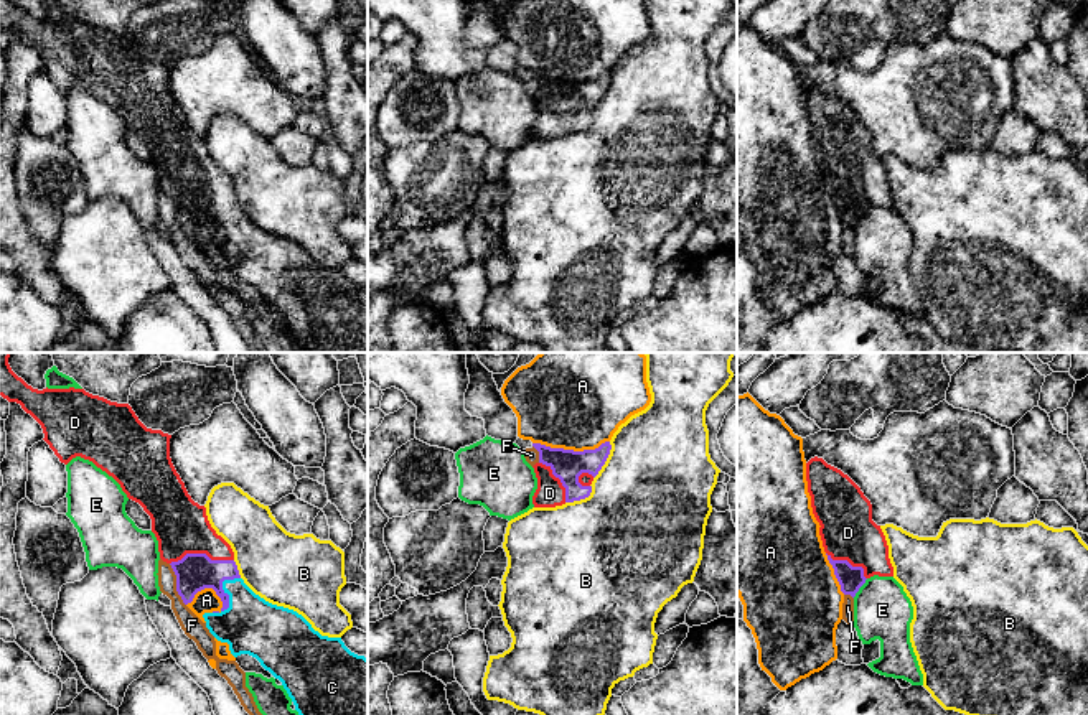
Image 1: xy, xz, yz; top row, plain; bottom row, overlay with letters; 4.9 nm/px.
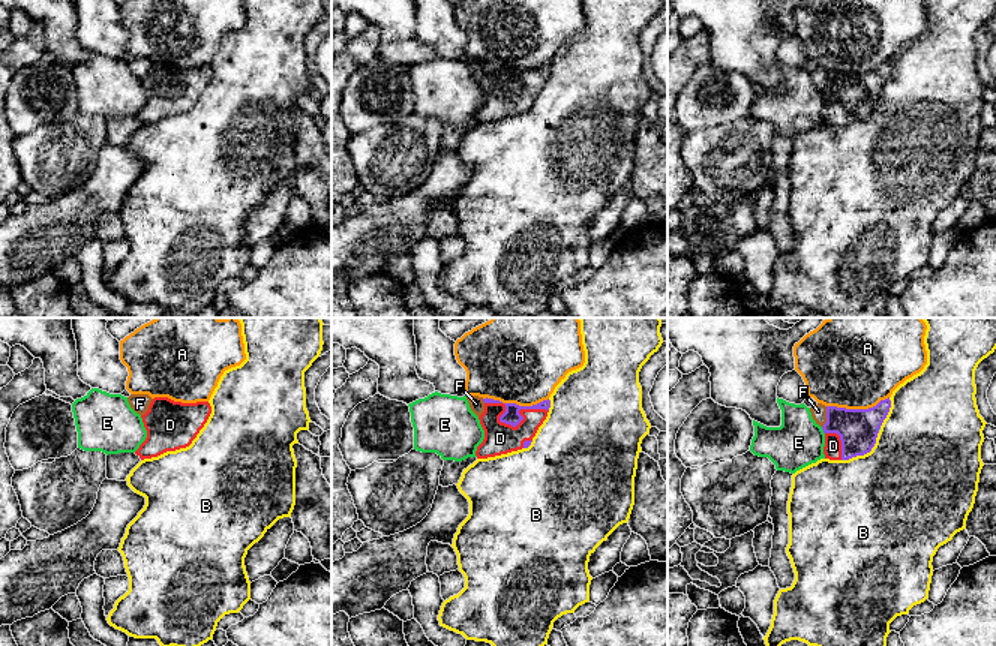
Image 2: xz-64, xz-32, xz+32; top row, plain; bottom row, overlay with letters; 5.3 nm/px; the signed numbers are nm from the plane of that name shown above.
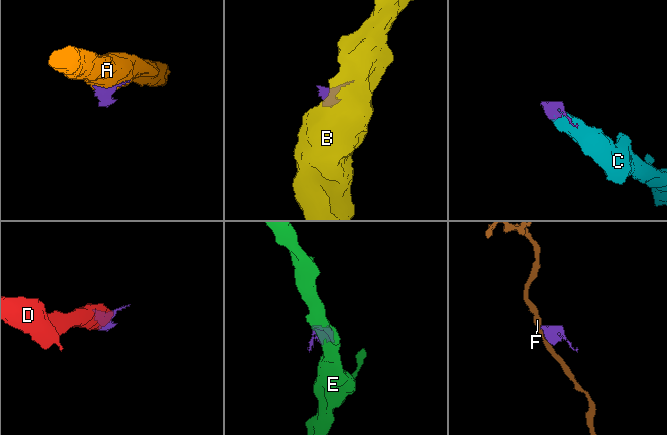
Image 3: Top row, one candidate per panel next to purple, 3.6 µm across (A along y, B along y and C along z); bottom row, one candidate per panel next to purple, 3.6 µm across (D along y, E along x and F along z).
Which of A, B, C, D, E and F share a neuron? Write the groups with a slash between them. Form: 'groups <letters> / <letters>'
groups A / B / C D / E / F

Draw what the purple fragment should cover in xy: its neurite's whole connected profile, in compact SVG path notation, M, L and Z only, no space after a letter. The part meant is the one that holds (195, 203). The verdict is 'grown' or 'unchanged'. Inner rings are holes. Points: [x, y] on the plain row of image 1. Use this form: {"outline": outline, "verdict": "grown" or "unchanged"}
{"outline": "M0 0L0 26L20 35L41 56L43 71L61 94L68 96L76 87L92 92L143 138L152 150L160 189L176 206L183 234L213 219L223 239L203 245L209 264L227 273L234 288L249 285L279 310L305 353L368 353L368 290L351 283L341 269L321 267L302 245L265 232L244 214L231 176L211 158L206 138L191 130L171 94L171 66L147 59L129 35L74 18L38 21L12 0Z", "verdict": "grown"}

